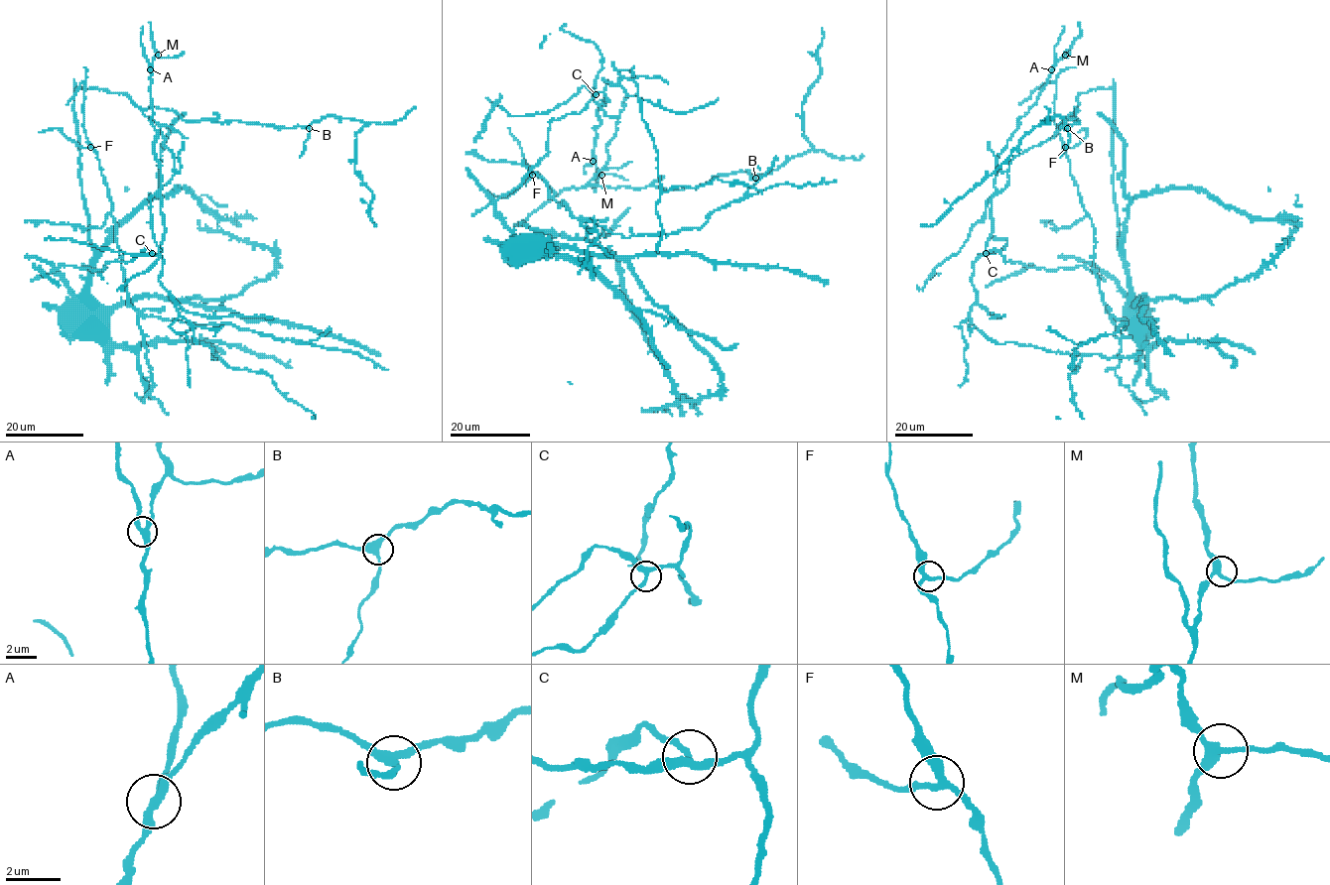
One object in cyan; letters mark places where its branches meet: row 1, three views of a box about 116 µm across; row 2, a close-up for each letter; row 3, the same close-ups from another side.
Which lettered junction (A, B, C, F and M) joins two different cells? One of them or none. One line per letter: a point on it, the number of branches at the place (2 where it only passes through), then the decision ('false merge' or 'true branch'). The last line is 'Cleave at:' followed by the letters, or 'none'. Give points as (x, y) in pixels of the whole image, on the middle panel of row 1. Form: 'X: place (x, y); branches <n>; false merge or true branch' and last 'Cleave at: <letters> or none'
A: place (593, 161); branches 3; false merge
B: place (755, 178); branches 3; true branch
C: place (596, 94); branches 3; true branch
F: place (532, 175); branches 3; true branch
M: place (601, 175); branches 3; true branch
Cleave at: A

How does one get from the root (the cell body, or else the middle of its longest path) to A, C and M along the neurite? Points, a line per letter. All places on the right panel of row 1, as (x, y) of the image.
A: (1136, 307), (1119, 242), (1113, 88), (1079, 93), (1076, 111), (1014, 157), (994, 193), (997, 155), (1052, 69)
C: (1136, 307), (1119, 242), (1113, 88), (1079, 93), (1052, 137), (1012, 159), (1008, 184), (991, 198), (986, 253)
M: (1136, 307), (1119, 242), (1113, 88), (1079, 93), (1076, 111), (1014, 157), (994, 193), (997, 155), (1065, 55)

